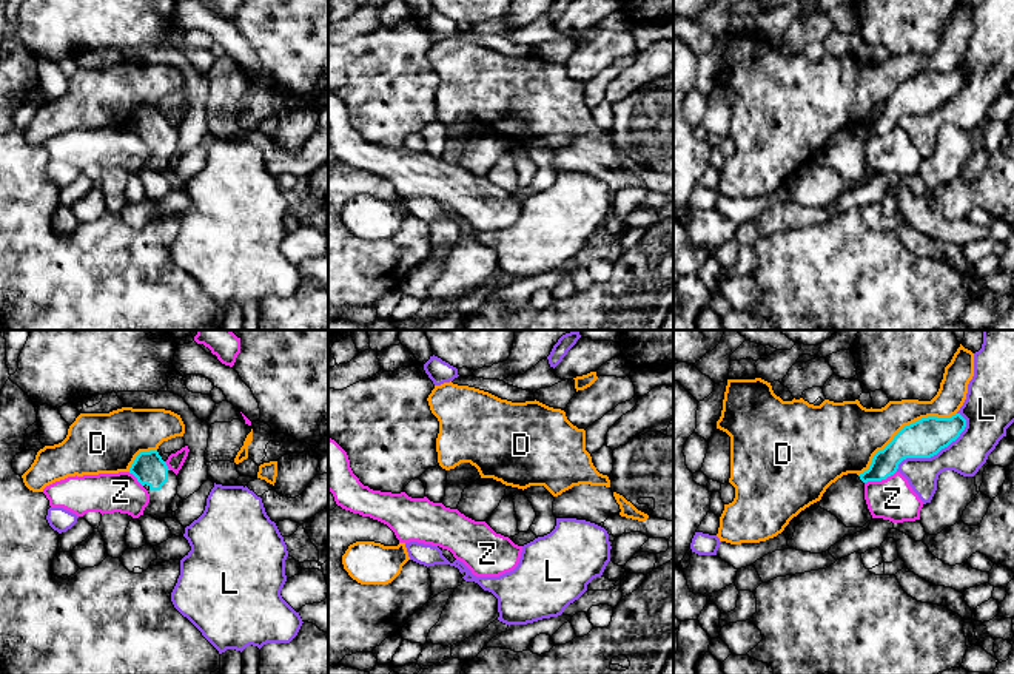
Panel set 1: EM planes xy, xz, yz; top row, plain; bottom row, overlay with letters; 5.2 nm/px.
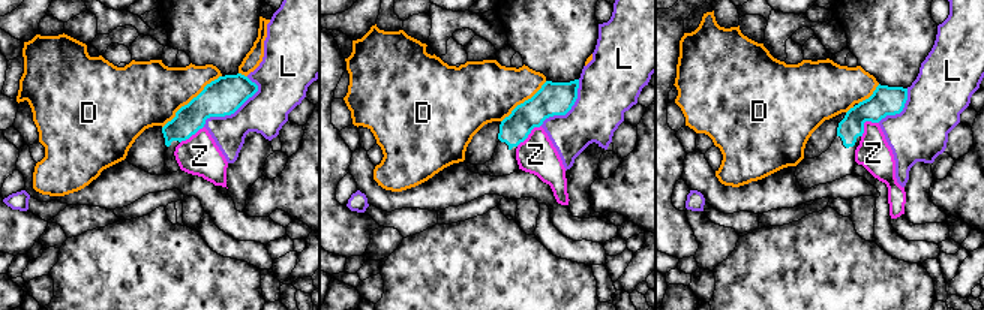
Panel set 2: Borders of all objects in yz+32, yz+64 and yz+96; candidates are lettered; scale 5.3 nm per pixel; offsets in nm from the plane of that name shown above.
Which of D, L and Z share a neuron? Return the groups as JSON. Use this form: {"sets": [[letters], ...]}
{"sets": [["D"], ["L"], ["Z"]]}

